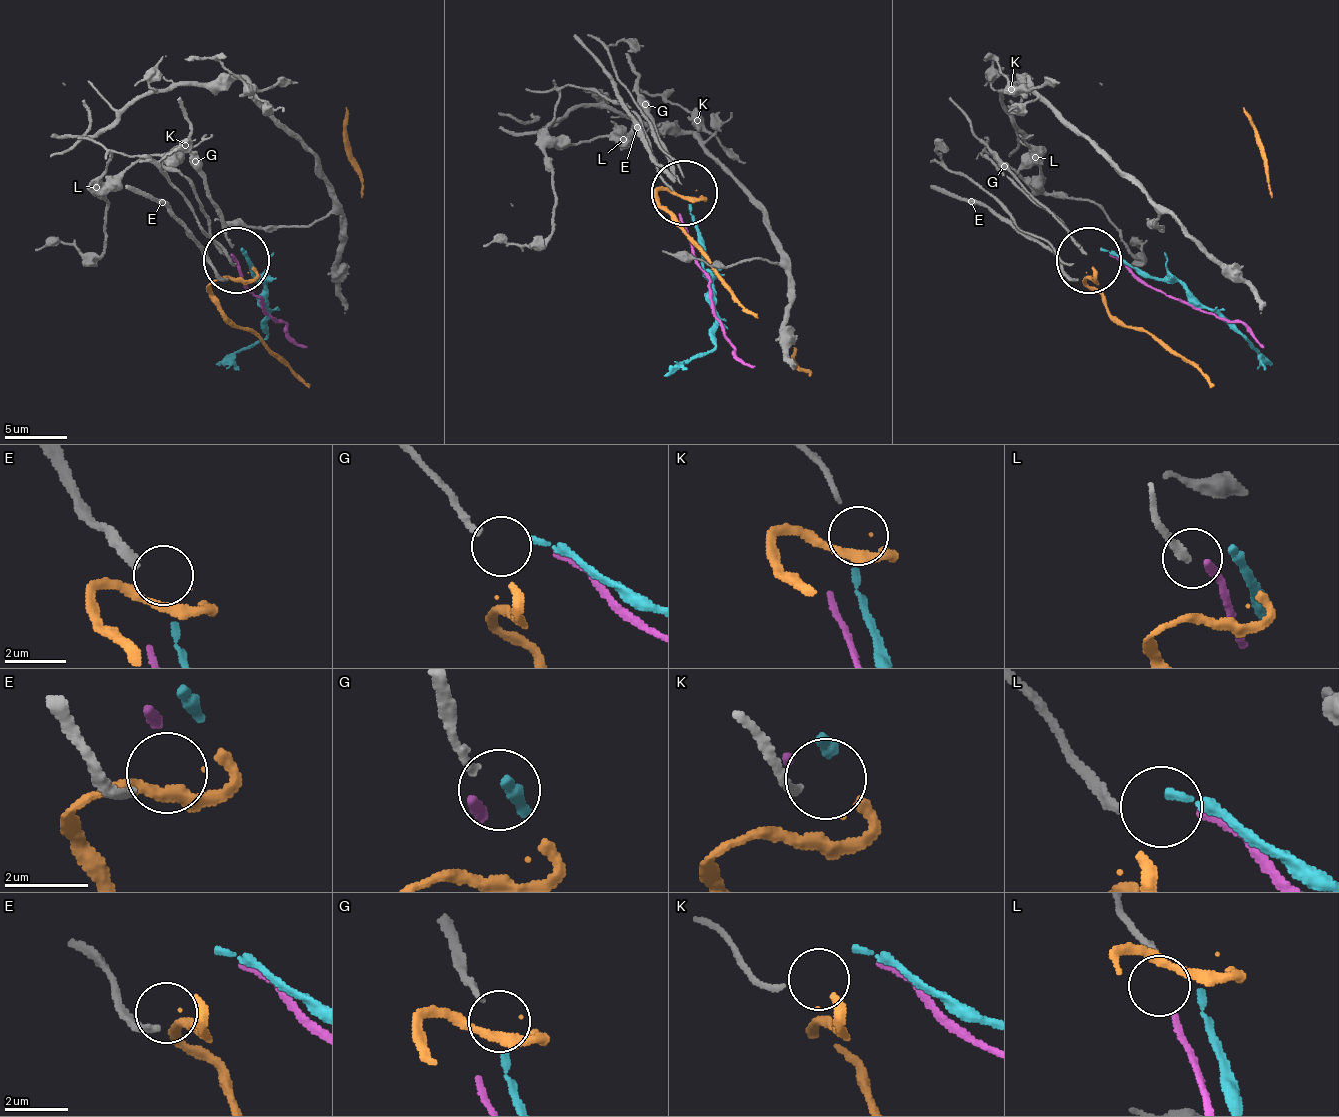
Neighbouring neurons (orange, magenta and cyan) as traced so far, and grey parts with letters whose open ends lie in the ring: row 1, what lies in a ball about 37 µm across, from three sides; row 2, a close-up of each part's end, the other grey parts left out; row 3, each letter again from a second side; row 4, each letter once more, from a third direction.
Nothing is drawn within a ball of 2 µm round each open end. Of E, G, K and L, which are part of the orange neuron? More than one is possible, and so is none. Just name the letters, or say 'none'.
E

